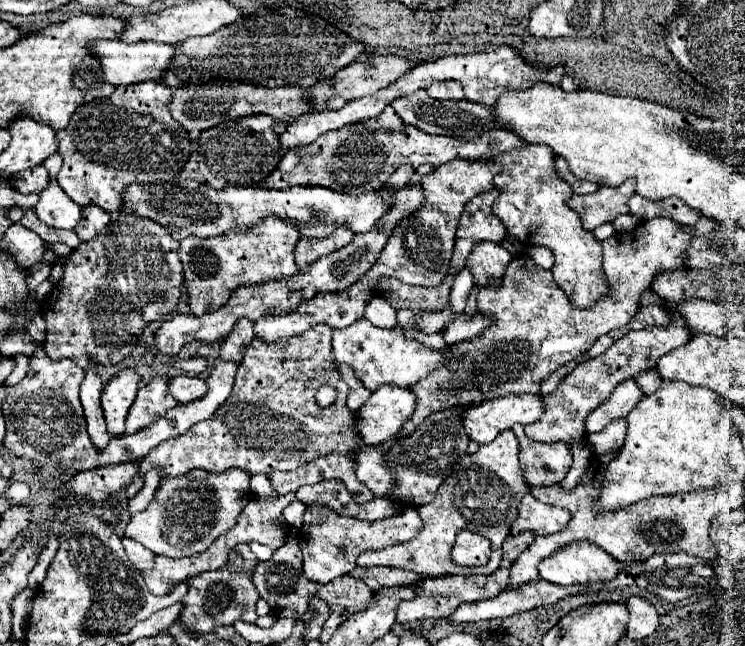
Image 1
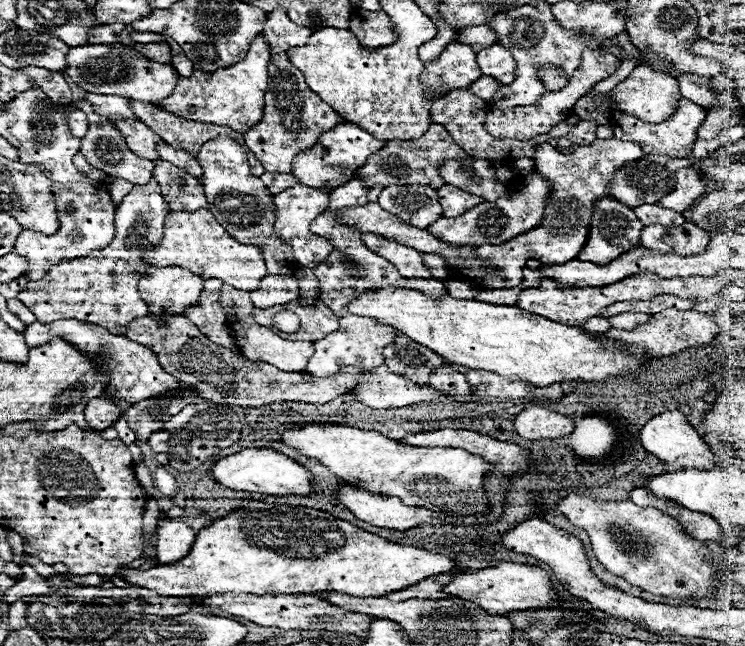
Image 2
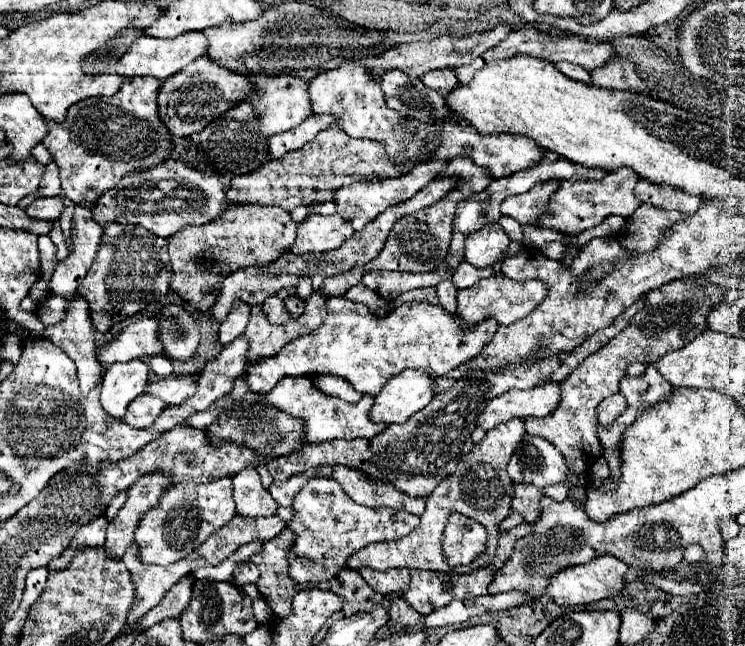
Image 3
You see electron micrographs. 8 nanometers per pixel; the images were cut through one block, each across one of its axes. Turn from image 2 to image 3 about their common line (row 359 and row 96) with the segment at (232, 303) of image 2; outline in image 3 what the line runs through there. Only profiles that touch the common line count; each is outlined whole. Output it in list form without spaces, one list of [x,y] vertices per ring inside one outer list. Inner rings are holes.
[[[246,74],[246,78],[254,86],[254,90],[248,94],[248,102],[252,104],[252,108],[256,112],[256,118],[258,118],[258,124],[260,124],[260,132],[266,138],[294,128],[306,116],[312,114],[310,96],[308,96],[308,82],[306,80],[302,80],[298,76],[284,76],[284,74],[276,74],[276,76]]]

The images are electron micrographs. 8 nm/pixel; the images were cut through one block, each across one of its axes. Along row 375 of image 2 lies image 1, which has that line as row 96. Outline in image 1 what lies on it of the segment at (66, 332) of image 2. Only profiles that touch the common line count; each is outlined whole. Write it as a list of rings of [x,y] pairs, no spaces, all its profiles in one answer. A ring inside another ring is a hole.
[[[144,82],[116,88],[114,96],[80,106],[66,130],[56,132],[64,160],[56,180],[80,206],[100,206],[106,212],[122,210],[122,190],[128,184],[172,182],[184,164],[140,164],[140,160],[188,160],[192,144],[178,122],[172,124],[168,98],[174,90],[164,82]]]

